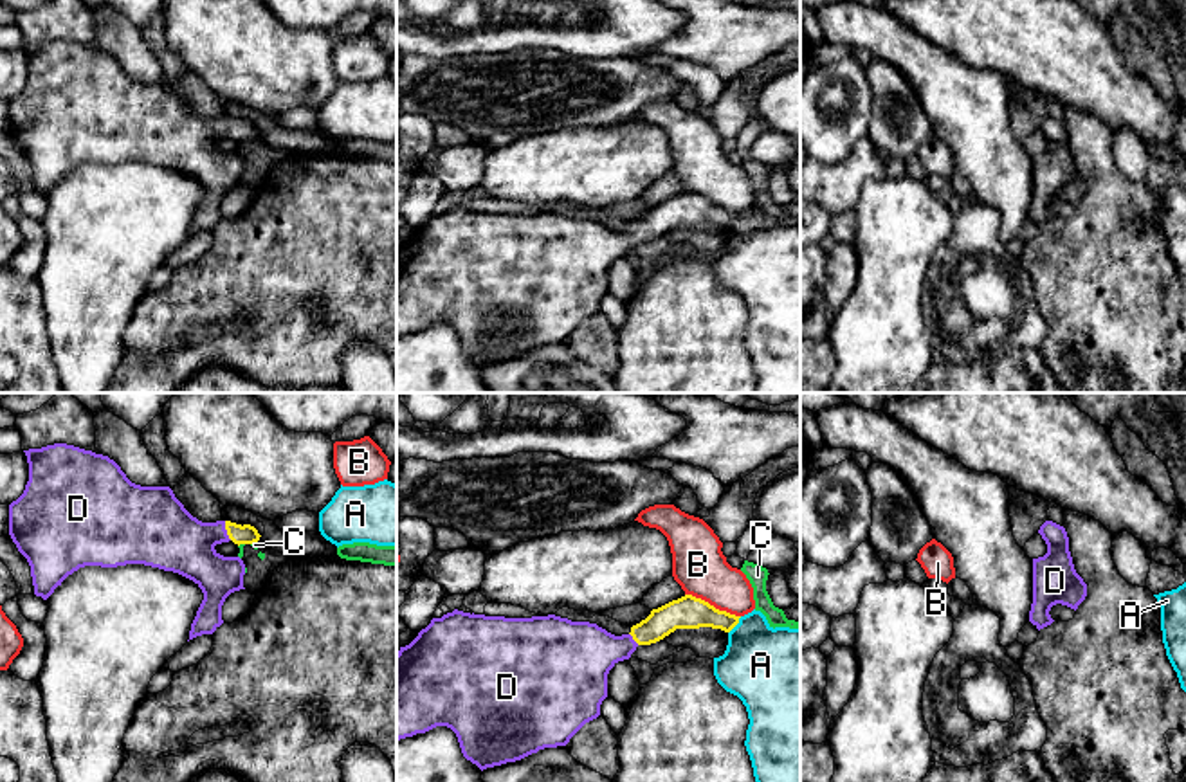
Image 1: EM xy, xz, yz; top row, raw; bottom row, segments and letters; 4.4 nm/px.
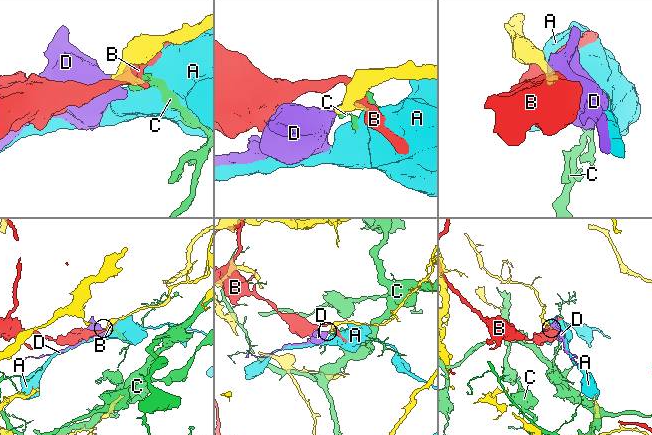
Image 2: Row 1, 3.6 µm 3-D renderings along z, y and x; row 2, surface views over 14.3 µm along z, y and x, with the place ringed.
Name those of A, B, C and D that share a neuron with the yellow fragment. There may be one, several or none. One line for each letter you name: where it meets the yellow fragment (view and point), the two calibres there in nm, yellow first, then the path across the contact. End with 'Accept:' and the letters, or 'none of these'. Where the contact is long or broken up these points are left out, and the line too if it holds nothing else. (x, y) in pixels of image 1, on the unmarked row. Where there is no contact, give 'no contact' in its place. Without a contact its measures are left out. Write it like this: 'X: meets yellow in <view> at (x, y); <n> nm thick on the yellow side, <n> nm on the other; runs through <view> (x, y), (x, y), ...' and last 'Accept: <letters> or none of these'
D: meets yellow in xy at (226, 125); 90 nm thick on the yellow side, 280 nm on the other; runs through xy (238, 130), (226, 125), (199, 136), (172, 136)
Accept: D

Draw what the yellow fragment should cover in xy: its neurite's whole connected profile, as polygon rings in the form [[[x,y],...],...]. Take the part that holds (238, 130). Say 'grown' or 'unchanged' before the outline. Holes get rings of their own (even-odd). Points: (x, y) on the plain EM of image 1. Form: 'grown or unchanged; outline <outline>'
grown; outline [[[54,40],[23,49],[29,59],[29,77],[23,90],[9,101],[9,132],[31,162],[36,193],[47,196],[68,171],[85,162],[144,160],[178,169],[202,186],[204,196],[191,220],[189,236],[213,231],[224,220],[222,202],[225,195],[234,187],[245,186],[245,160],[240,153],[220,151],[214,142],[229,137],[238,142],[254,141],[261,133],[254,123],[242,123],[231,117],[202,119],[184,105],[169,83],[135,81],[114,56],[92,47]]]

